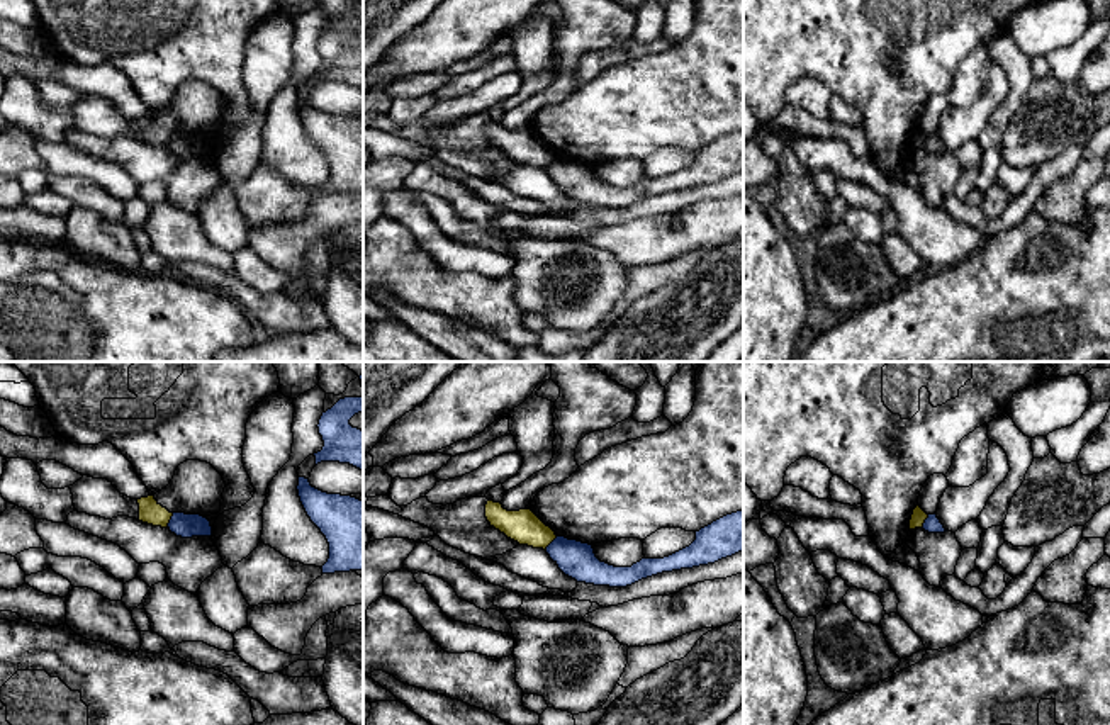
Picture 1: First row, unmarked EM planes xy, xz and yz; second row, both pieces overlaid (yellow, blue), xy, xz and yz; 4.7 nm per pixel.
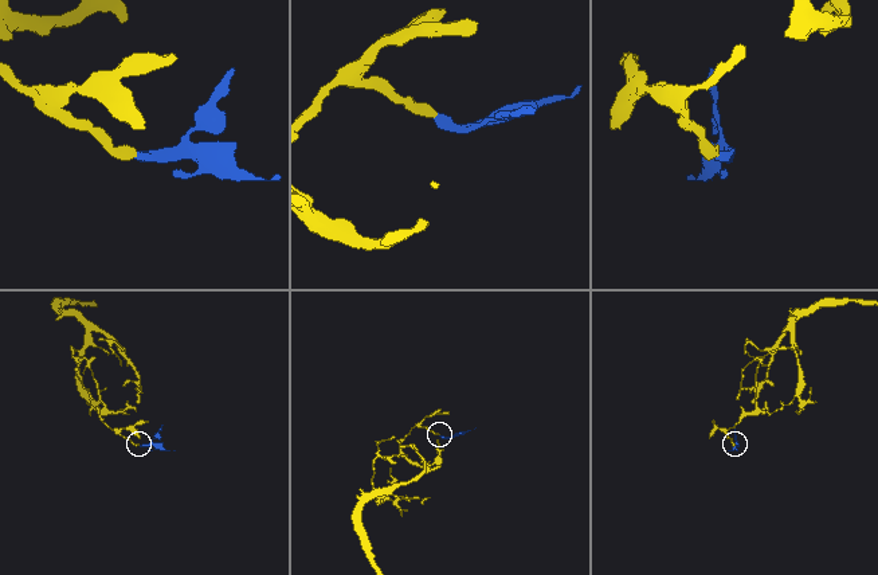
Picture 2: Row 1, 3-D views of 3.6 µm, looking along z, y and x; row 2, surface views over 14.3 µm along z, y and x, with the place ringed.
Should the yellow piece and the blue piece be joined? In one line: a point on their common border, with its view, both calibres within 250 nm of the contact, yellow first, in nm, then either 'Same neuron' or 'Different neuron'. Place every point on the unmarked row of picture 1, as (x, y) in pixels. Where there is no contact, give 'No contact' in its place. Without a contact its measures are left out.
Touches yellow at xy (170, 138). Thickness 110 nm (yellow) against 110 nm. Different neuron

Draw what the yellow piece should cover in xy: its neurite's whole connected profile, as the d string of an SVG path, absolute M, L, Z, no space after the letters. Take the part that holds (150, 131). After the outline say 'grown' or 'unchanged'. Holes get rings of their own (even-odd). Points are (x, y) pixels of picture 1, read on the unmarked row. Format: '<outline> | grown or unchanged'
M154 115L137 119L139 124L139 141L166 148L173 132L163 127Z | unchanged

